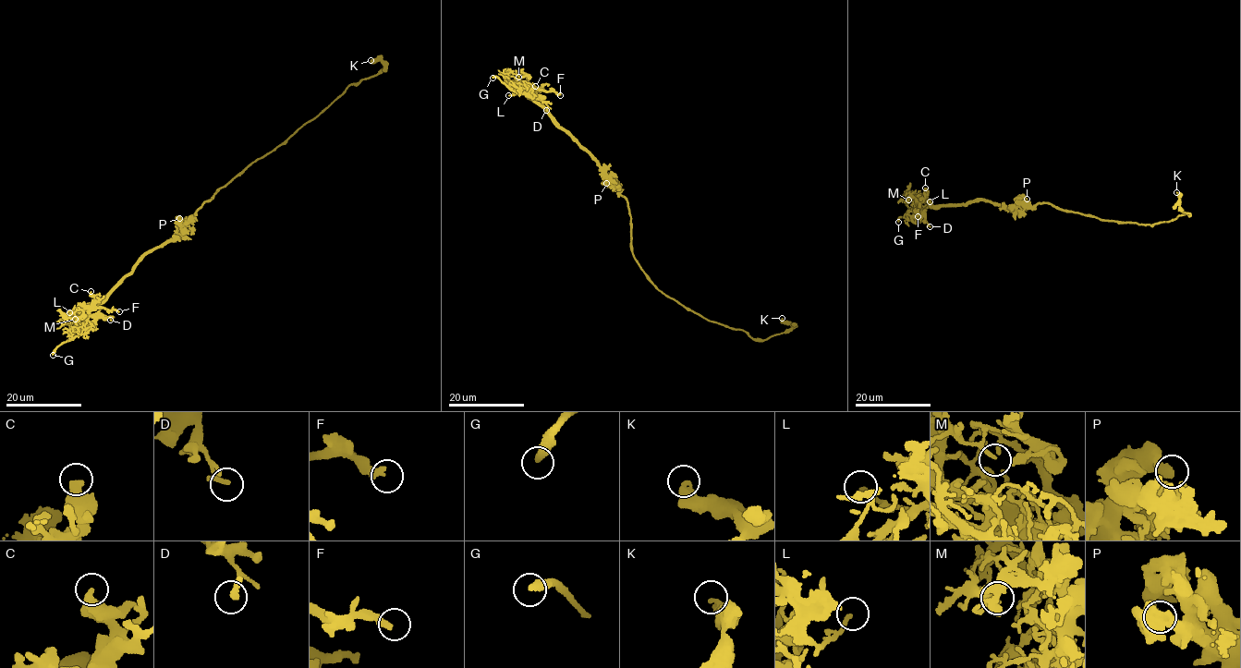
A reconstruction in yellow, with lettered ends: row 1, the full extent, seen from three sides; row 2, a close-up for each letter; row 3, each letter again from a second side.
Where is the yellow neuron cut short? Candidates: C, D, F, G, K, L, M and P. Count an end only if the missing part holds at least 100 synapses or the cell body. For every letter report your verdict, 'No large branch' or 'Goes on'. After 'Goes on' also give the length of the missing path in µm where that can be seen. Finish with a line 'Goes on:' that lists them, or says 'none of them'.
C: No large branch
D: No large branch
F: No large branch
G: Goes on. Missing length about 50 µm
K: No large branch
L: No large branch
M: No large branch
P: No large branch
Goes on: G

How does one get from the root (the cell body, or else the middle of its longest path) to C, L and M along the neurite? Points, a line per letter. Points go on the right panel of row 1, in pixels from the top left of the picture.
C: (1070, 212), (1048, 203), (1011, 209), (982, 200), (959, 205), (931, 205), (921, 200), (926, 196), (925, 188)
L: (1070, 212), (1048, 203), (1011, 209), (982, 200), (942, 206), (926, 201), (921, 205), (925, 207), (930, 201)
M: (1070, 212), (1043, 202), (1011, 209), (982, 200), (942, 206), (905, 196), (908, 200)

